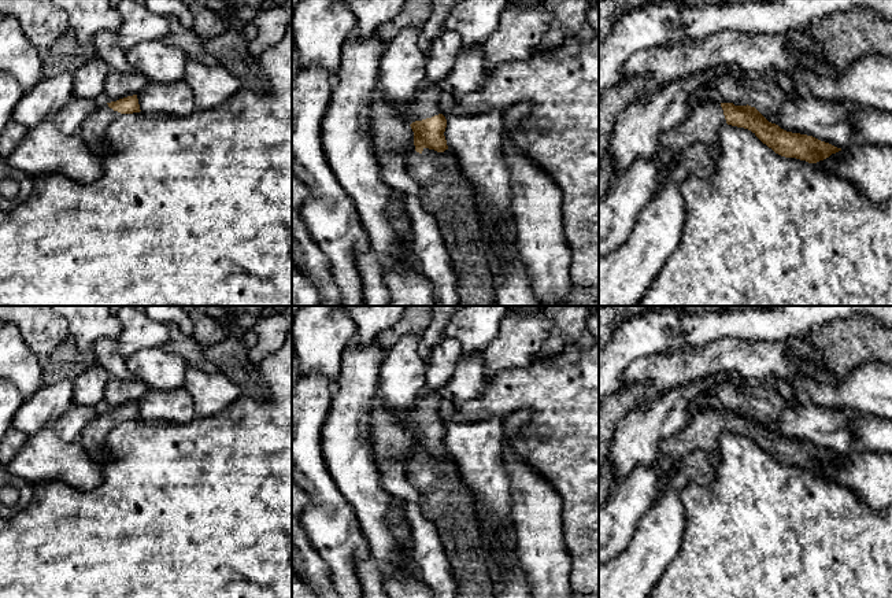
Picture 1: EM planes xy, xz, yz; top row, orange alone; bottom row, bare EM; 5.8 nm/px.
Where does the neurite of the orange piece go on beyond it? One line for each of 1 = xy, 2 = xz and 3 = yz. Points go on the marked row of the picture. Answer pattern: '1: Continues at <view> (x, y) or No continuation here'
1: Continues at xy (93, 130)
2: Continues at xz (425, 103)
3: Continues at yz (702, 125)

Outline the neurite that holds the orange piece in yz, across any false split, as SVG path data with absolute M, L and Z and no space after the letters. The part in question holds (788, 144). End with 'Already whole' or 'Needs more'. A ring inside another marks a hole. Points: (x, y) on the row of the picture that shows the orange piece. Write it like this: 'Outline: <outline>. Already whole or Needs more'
Outline: M700 100L682 122L660 136L659 152L670 152L673 162L662 169L659 188L667 181L673 167L689 147L702 144L707 154L717 159L721 155L721 128L726 123L751 130L763 144L785 158L817 163L841 151L813 136L786 132L769 122L748 104L734 106L733 103Z. Needs more

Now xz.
Outline: M433 85L419 89L407 103L403 118L414 132L415 151L425 148L444 152L448 150L444 136L447 119L440 108L441 86Z. Needs more

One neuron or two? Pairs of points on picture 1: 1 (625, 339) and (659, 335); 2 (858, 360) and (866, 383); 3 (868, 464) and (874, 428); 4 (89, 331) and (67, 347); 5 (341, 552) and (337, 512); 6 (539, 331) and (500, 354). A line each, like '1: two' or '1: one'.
1: one
2: two
3: two
4: two
5: one
6: one

